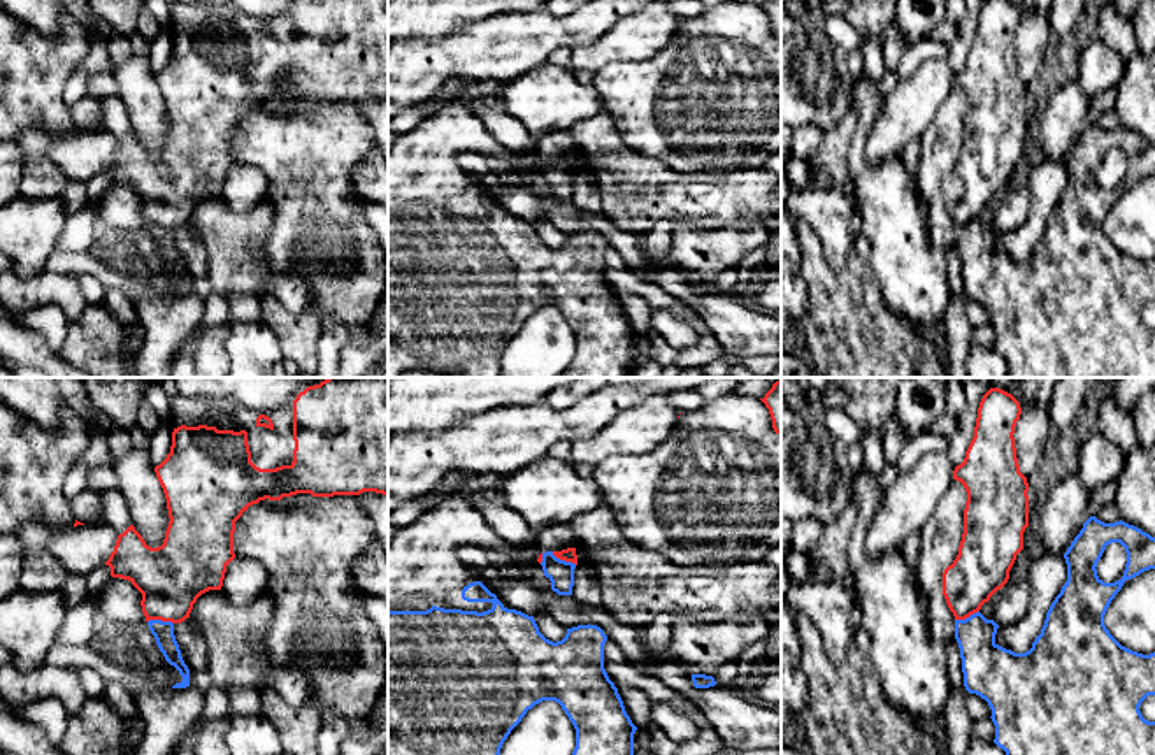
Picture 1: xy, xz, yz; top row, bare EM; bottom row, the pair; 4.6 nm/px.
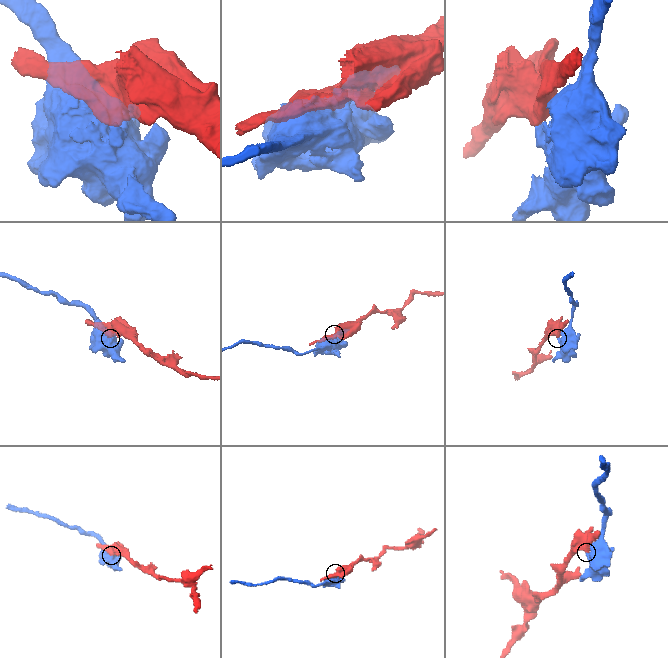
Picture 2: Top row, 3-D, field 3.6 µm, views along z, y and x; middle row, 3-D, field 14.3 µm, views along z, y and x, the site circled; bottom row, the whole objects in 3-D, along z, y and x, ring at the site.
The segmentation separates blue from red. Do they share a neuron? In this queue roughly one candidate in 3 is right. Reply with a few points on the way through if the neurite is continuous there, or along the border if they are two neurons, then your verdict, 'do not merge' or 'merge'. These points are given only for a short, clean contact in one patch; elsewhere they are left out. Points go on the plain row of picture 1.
along xy (148, 227), (169, 227), (172, 230) | do not merge

